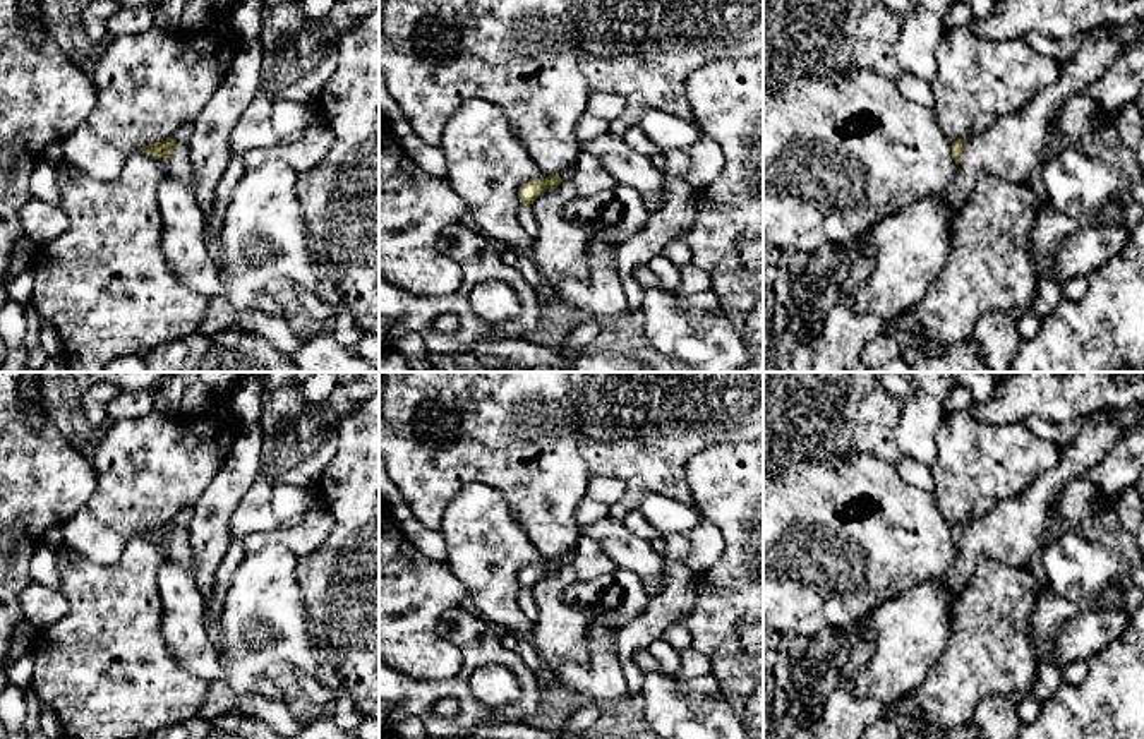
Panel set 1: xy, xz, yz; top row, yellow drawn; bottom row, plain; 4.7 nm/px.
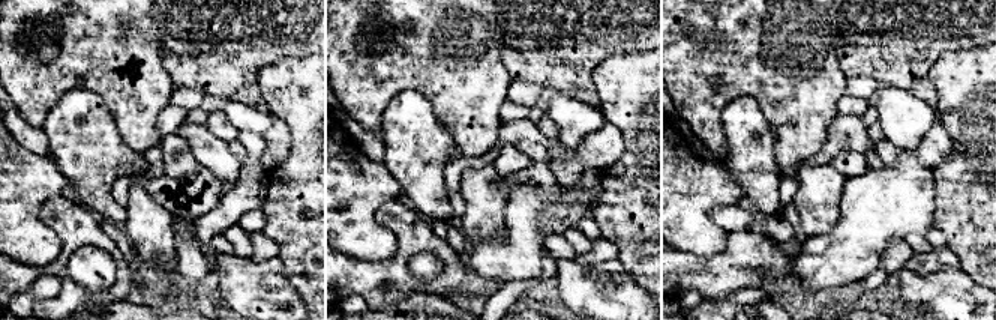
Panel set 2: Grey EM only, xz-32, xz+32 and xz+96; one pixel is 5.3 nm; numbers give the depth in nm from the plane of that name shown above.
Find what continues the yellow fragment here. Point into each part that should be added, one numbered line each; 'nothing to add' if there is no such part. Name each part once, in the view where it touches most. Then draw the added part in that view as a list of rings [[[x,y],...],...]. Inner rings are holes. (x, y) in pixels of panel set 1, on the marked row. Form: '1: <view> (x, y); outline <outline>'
1: xy (179, 163); outline [[[175,137],[175,149],[166,159],[166,170],[196,194],[197,177],[190,161],[189,139]]]

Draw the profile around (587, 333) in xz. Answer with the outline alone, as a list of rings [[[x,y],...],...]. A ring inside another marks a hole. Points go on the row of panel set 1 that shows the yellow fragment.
[[[587,317],[561,346],[564,362],[561,372],[573,372],[575,360],[585,353],[590,346],[597,346],[597,339],[607,326],[607,317]]]

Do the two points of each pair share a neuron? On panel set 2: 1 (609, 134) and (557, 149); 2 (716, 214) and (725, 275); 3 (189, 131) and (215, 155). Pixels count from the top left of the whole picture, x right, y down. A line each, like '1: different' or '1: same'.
1: same
2: same
3: same

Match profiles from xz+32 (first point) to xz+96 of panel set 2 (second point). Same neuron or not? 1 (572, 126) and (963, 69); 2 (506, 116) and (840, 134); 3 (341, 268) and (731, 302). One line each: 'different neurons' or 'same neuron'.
1: different neurons
2: different neurons
3: different neurons

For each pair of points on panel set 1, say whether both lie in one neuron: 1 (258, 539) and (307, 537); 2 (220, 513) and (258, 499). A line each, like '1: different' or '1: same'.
1: same
2: different

